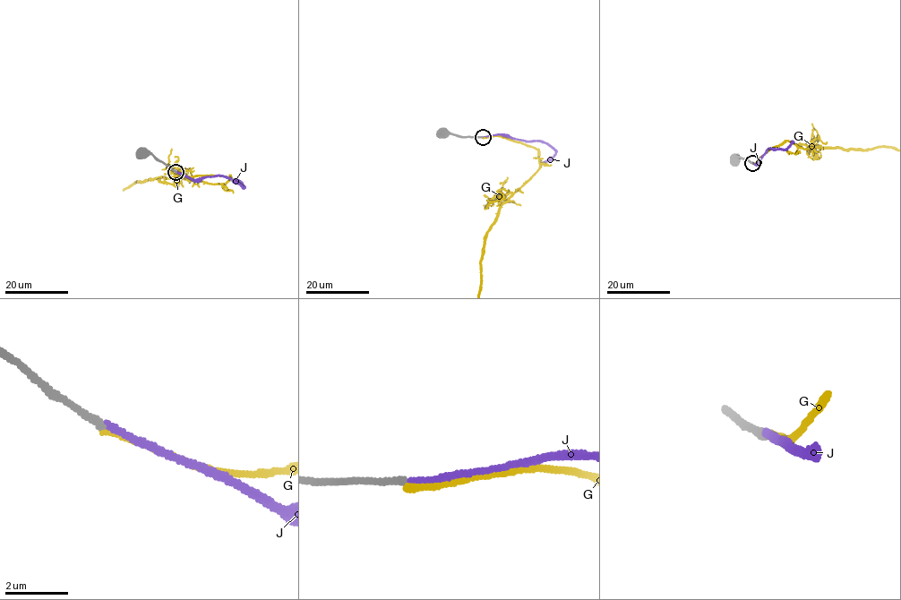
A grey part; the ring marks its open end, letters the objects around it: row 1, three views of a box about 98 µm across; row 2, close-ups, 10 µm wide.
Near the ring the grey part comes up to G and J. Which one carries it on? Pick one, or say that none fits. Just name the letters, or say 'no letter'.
G

